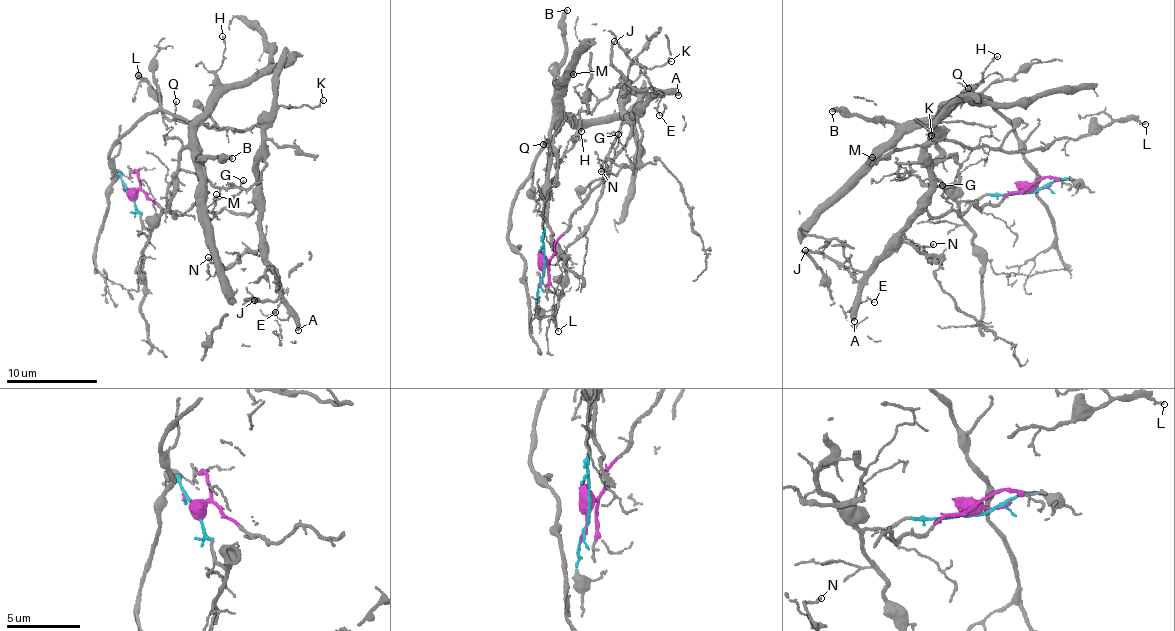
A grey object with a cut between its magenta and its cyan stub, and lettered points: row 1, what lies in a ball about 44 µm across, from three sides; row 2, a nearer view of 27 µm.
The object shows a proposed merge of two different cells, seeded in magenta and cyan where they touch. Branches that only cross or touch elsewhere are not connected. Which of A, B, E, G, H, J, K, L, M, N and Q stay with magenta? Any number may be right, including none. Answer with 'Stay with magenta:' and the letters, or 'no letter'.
Stay with magenta: A, E, G, J, K, L, N

